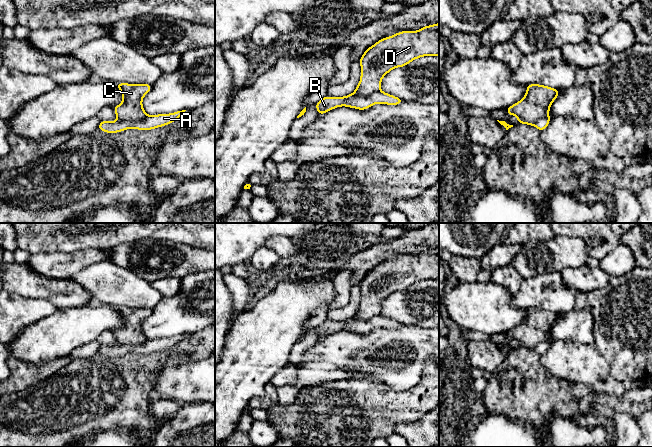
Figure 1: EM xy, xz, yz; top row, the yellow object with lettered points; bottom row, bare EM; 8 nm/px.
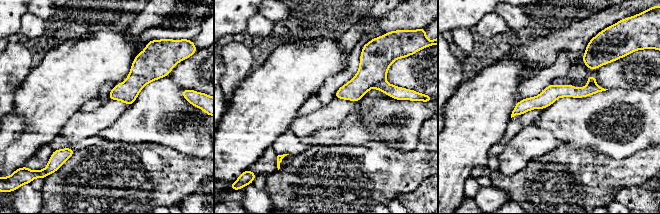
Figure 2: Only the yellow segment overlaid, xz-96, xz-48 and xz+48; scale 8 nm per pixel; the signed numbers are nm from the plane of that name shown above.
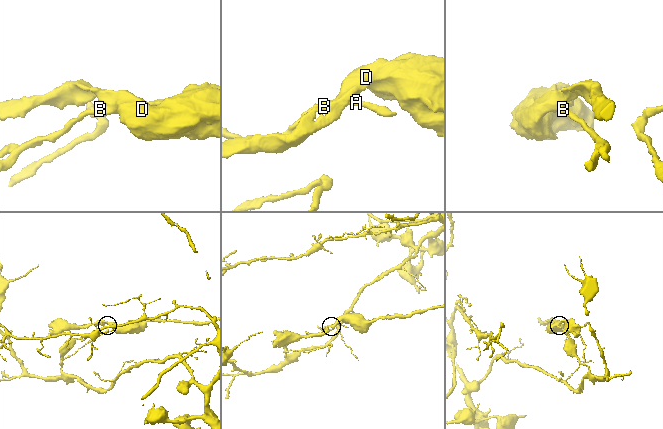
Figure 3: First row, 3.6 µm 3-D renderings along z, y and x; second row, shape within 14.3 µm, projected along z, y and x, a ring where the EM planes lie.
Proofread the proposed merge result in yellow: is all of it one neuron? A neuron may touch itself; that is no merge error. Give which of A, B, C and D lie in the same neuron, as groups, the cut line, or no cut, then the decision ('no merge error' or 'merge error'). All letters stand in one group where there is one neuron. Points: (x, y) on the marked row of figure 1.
groups A B / C D; cut xy (147, 115), (139, 120), (119, 120); merge error

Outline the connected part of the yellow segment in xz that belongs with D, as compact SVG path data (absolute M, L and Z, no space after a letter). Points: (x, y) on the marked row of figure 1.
M439 23L415 31L402 31L369 47L360 58L361 78L353 95L366 97L380 90L382 78L396 67L404 67L422 56L439 56Z

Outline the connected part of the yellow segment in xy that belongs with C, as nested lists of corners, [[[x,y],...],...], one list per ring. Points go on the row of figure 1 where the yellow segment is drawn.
[[[117,83],[116,87],[123,94],[123,102],[113,107],[119,120],[140,121],[148,115],[142,107],[143,97],[152,89],[150,84]]]

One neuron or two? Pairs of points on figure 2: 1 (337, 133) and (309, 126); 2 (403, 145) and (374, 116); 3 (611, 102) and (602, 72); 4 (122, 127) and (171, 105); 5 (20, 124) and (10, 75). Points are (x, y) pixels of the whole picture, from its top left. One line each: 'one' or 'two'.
1: two
2: one
3: two
4: one
5: two

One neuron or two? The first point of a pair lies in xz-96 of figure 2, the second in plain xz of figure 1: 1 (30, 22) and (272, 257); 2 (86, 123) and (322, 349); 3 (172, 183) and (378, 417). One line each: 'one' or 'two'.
1: one
2: one
3: one

